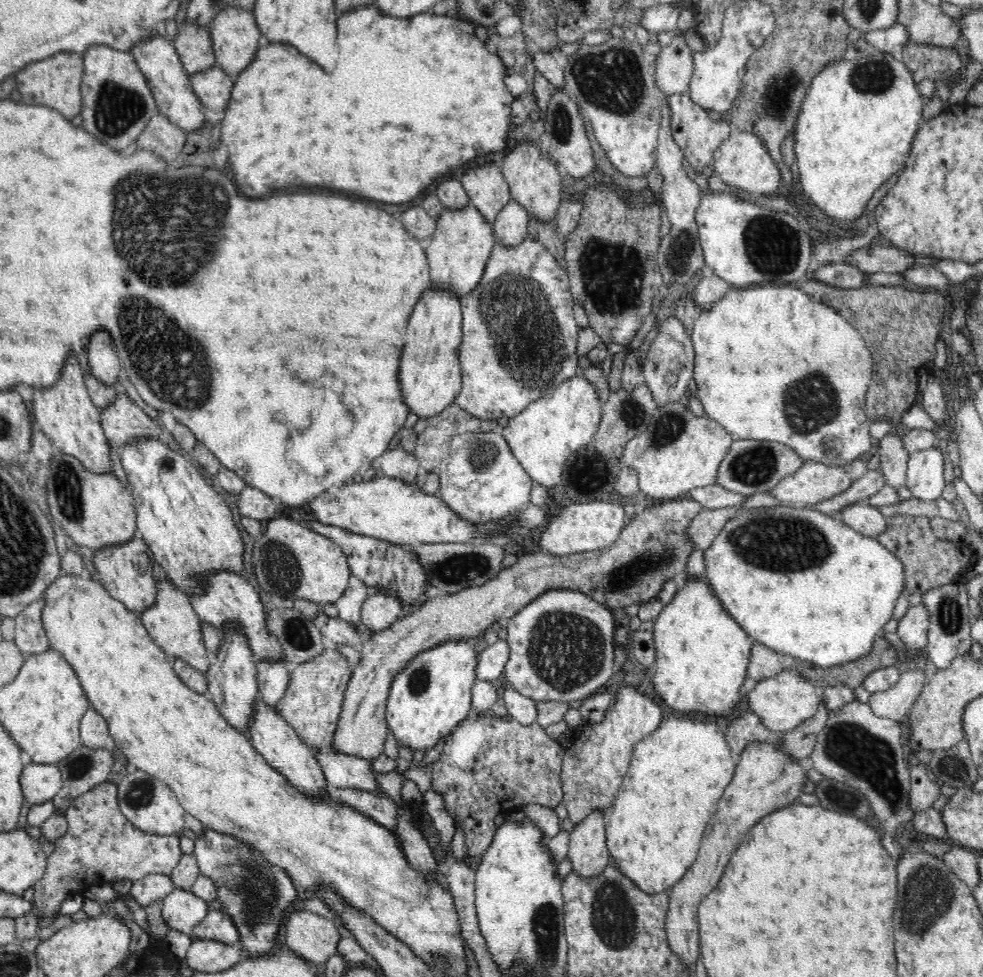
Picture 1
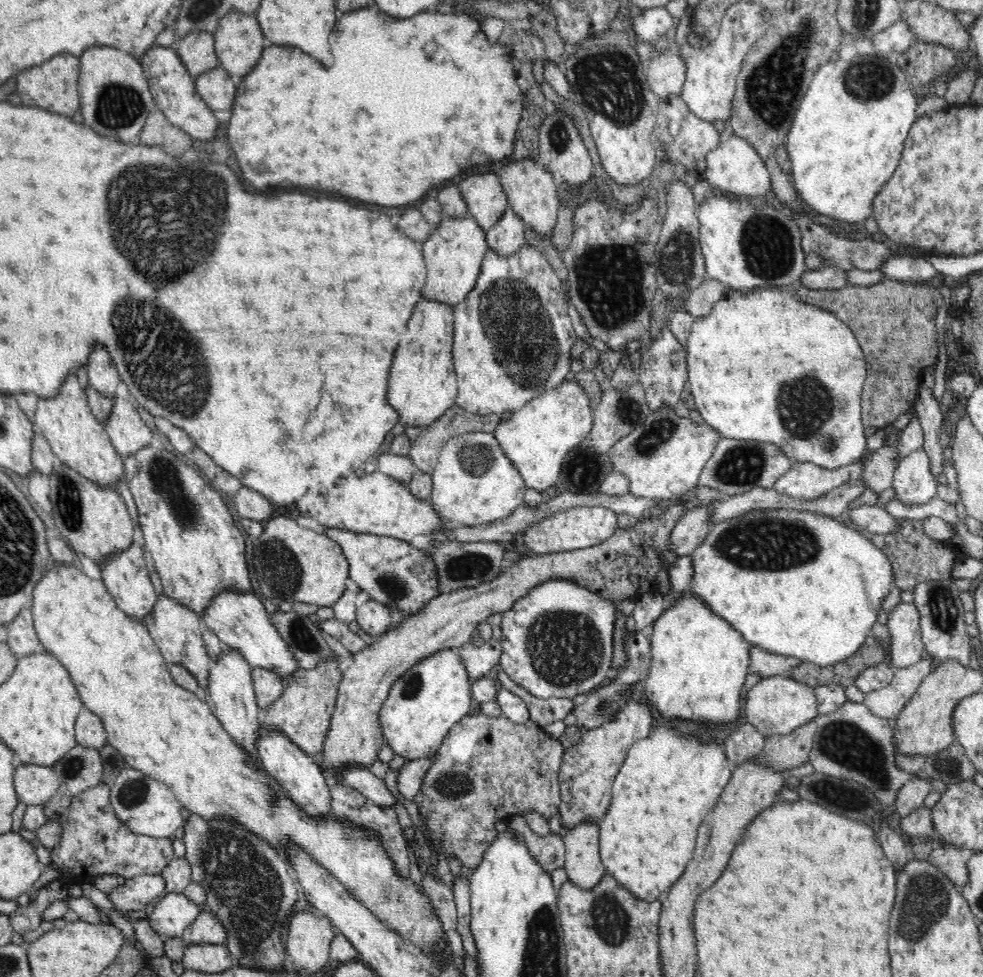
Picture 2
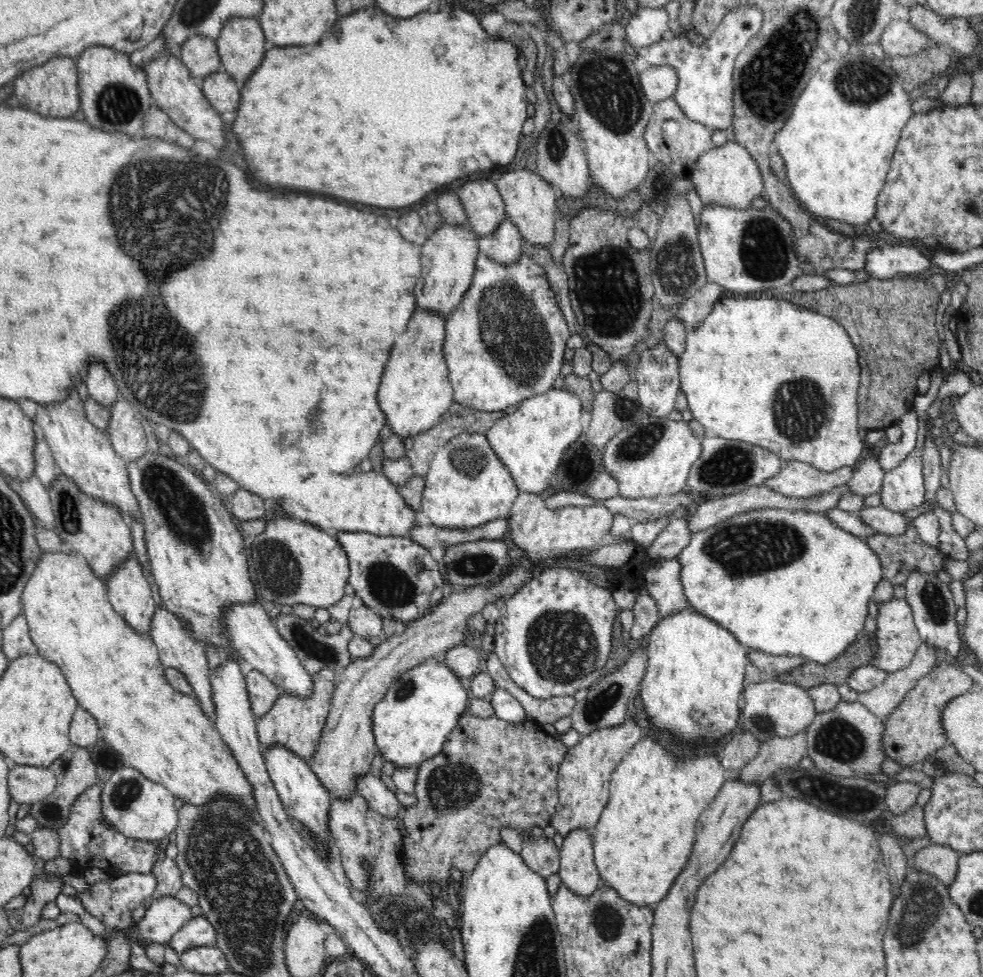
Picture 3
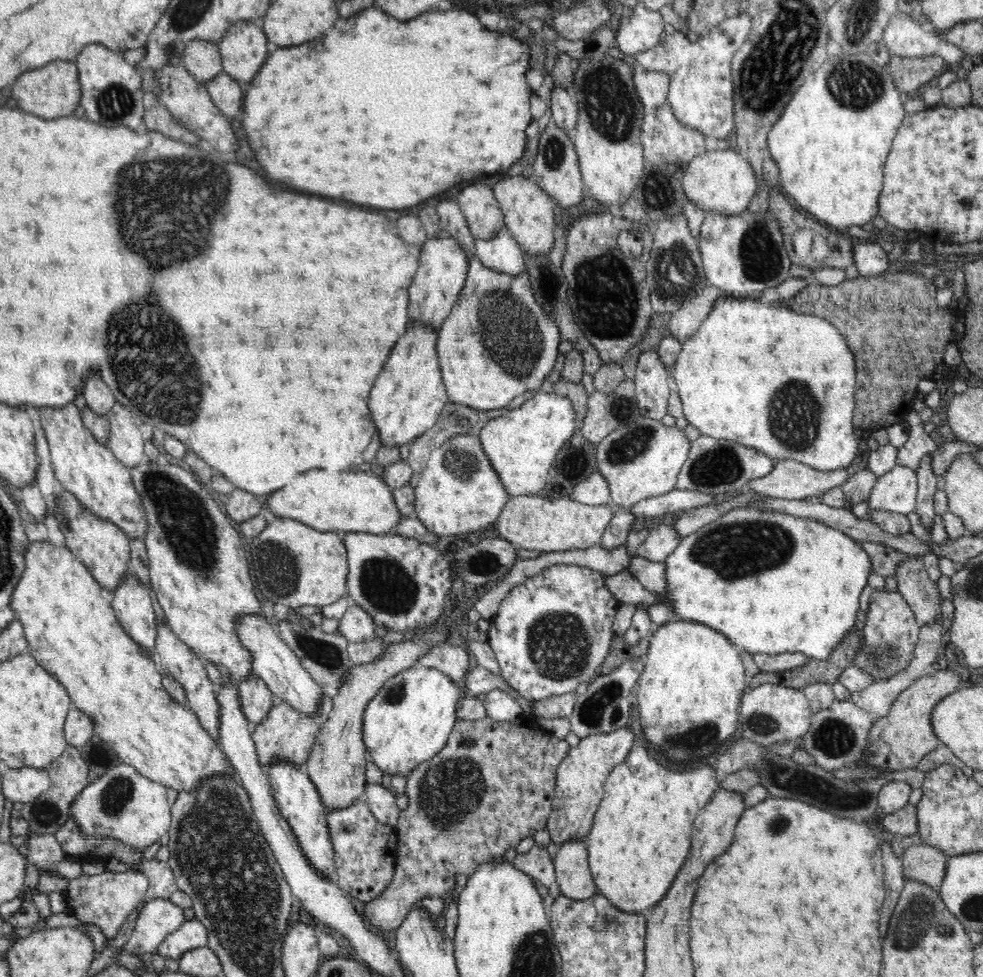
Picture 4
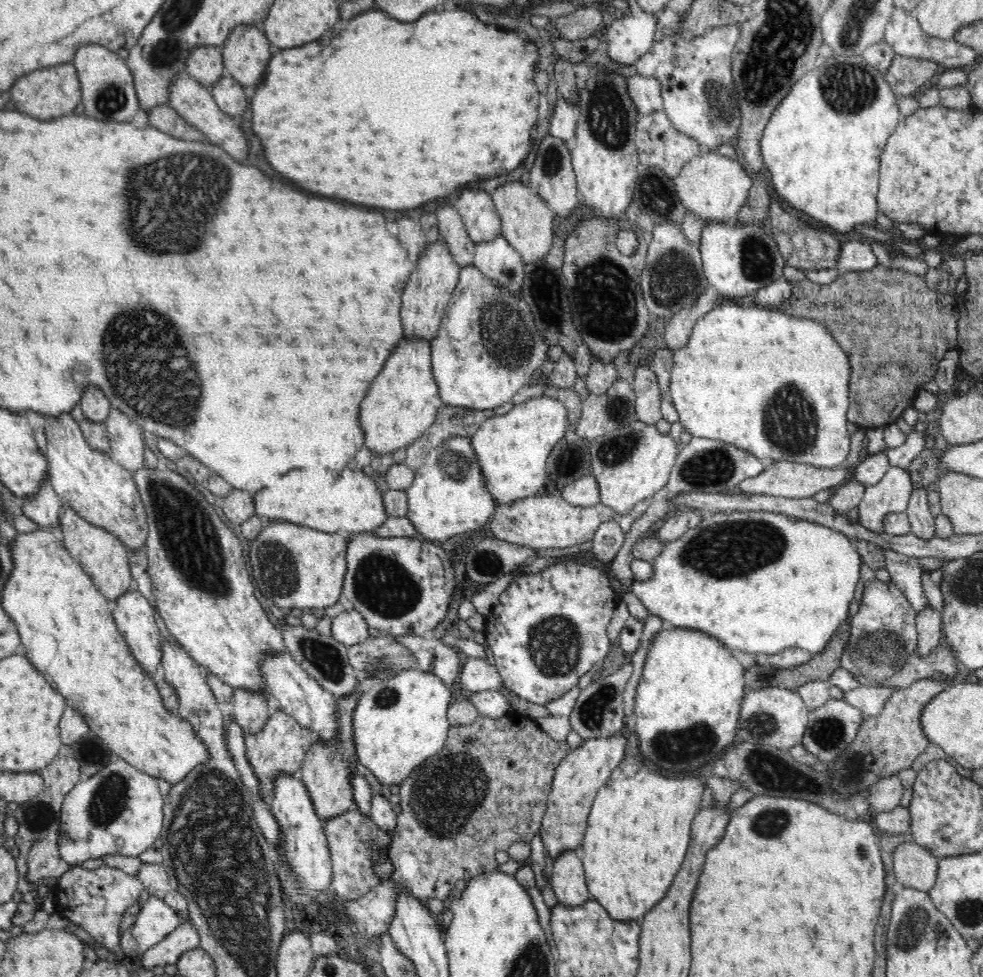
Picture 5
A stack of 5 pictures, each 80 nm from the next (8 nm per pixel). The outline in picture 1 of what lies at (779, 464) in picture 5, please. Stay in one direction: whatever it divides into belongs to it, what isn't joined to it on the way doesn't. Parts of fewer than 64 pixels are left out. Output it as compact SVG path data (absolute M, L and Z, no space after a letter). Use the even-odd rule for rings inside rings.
M856 459L844 467L827 466L826 464L806 461L796 472L780 480L769 493L784 505L804 506L805 508L807 505L818 504L818 502L822 502L822 500L828 500L828 498L832 498L832 496L848 490L848 486L850 486L854 480L858 480L860 476L864 476L867 470L866 464L861 459Z

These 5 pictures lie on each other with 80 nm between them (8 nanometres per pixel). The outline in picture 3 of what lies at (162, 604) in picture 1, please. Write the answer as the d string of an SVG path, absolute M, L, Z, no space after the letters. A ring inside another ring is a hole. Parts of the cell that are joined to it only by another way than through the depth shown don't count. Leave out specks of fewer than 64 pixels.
M162 605L154 611L149 634L156 645L161 664L165 668L174 668L184 674L184 677L188 679L188 683L192 686L194 698L200 702L202 711L208 716L209 720L214 720L215 707L212 699L211 669L202 641L198 641L190 633L190 629L178 619L176 613L172 613Z

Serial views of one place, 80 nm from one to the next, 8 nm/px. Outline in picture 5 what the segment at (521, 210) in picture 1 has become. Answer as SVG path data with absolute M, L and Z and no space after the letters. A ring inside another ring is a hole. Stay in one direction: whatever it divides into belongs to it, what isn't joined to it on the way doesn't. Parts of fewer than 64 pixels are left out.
M502 234L490 242L476 243L474 254L476 269L500 287L520 295L525 264Z

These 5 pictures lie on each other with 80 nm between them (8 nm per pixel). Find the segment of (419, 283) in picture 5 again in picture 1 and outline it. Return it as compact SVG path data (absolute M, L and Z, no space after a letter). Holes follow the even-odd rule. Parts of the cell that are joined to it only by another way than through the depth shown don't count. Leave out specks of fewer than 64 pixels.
M471 203L462 210L444 209L436 219L432 243L424 251L430 265L430 287L452 291L462 298L481 281L490 252L497 244L494 227Z

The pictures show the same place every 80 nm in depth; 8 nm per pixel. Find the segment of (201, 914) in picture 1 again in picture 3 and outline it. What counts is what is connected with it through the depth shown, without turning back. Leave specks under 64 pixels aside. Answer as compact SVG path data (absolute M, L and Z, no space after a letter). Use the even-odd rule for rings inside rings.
M161 897L154 899L148 909L145 909L143 919L137 923L139 932L135 936L138 942L146 948L146 944L158 943L168 944L169 940L174 937L174 934L182 928L193 916L195 911L187 904L180 902L176 897Z

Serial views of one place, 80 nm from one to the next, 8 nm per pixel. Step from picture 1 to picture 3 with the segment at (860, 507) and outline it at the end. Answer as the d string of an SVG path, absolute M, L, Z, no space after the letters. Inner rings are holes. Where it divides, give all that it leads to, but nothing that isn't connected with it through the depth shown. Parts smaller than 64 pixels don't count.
M884 505L862 507L857 514L862 522L869 524L878 533L900 536L906 532L909 518L884 507Z

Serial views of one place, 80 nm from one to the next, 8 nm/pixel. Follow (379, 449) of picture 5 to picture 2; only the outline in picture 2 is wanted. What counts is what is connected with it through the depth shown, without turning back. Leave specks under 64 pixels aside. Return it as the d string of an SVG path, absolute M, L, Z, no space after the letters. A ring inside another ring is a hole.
M421 297L420 304L416 304L408 322L408 332L400 340L390 372L388 403L392 410L398 411L398 422L427 427L455 403L458 381L452 363L454 319L455 308L440 301Z

